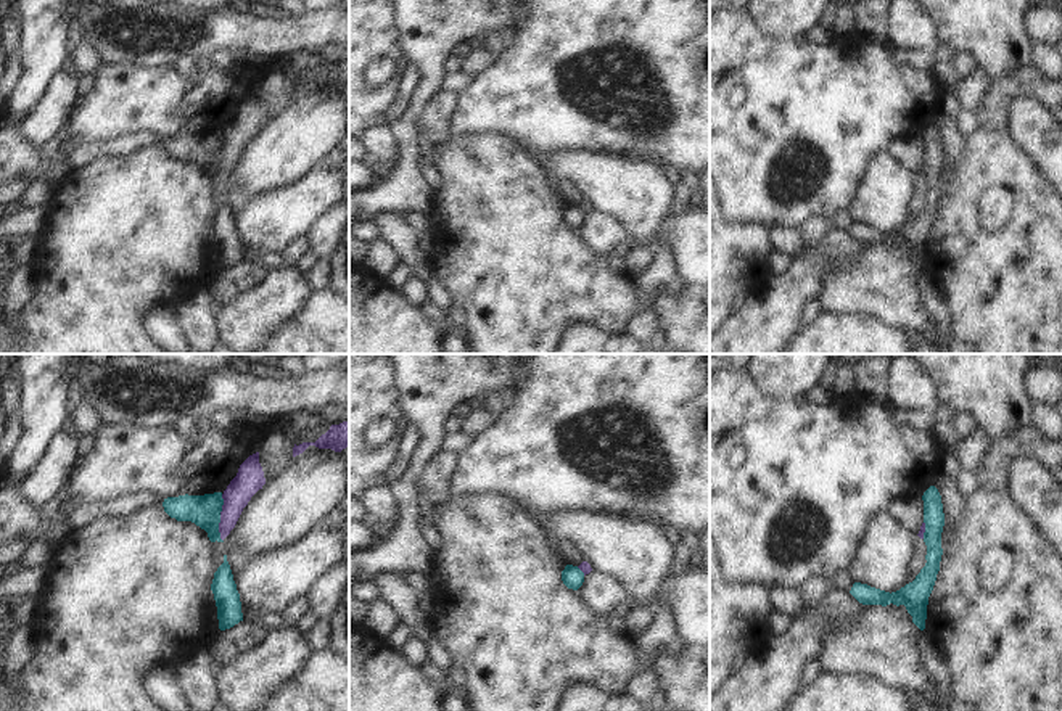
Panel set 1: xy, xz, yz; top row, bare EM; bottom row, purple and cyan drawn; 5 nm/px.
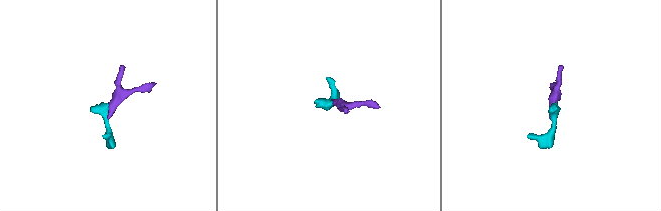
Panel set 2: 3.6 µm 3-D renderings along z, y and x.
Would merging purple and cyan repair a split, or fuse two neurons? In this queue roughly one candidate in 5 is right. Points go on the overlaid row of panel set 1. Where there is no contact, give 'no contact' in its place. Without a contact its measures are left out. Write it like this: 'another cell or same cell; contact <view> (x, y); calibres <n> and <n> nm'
another cell; contact xy (221, 518); calibres 140 and 160 nm

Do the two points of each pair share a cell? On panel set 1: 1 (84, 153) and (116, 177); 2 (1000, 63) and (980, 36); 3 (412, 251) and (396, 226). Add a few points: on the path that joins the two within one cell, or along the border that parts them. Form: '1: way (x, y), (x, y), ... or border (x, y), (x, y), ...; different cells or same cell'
1: border (132, 152), (123, 156), (100, 156), (71, 171); different cells
2: way (998, 57), (987, 42); same cell
3: way (406, 245), (396, 232); same cell

